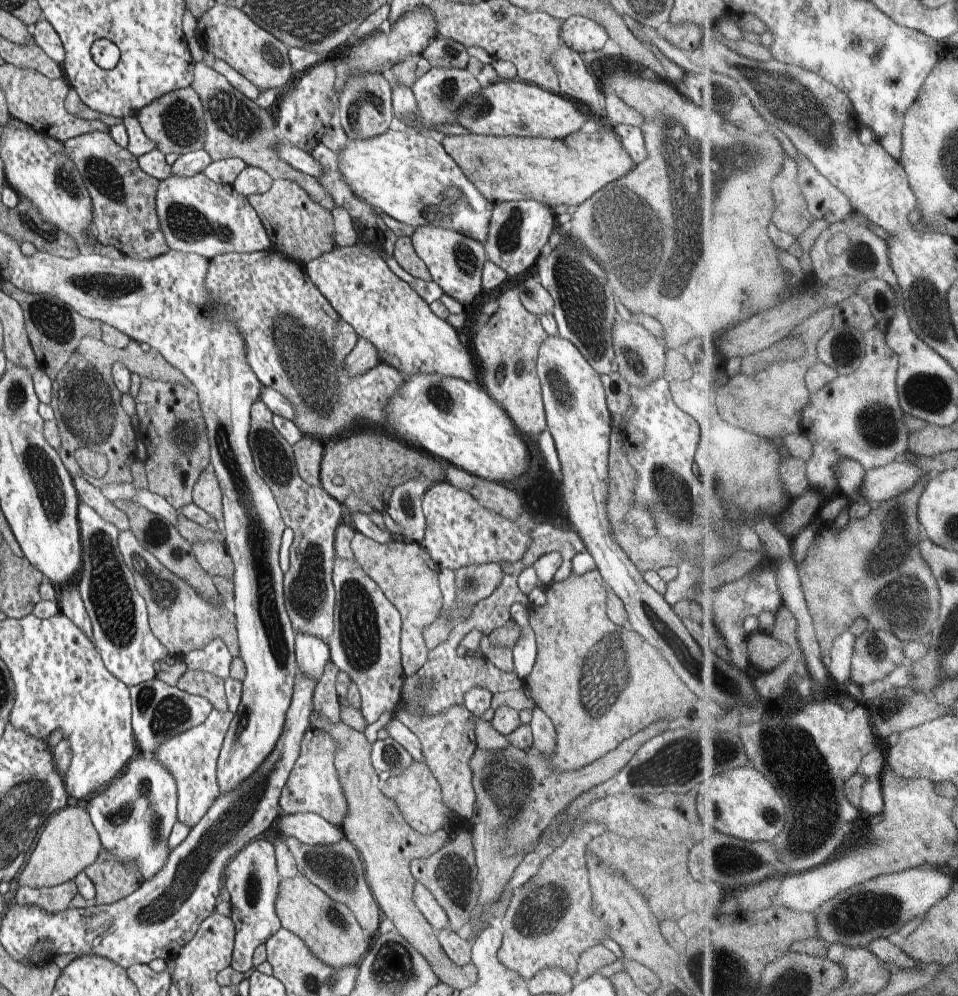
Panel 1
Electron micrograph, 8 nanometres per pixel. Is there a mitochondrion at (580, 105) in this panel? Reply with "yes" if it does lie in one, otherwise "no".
no

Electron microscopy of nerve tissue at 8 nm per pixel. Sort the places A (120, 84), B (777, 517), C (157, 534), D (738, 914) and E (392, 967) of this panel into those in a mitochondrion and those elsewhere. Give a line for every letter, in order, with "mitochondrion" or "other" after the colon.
A: other
B: other
C: mitochondrion
D: other
E: mitochondrion

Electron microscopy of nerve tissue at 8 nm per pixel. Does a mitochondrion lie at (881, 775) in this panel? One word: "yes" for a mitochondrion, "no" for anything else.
no

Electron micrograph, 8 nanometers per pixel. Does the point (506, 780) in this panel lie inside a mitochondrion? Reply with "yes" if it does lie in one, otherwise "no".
yes

